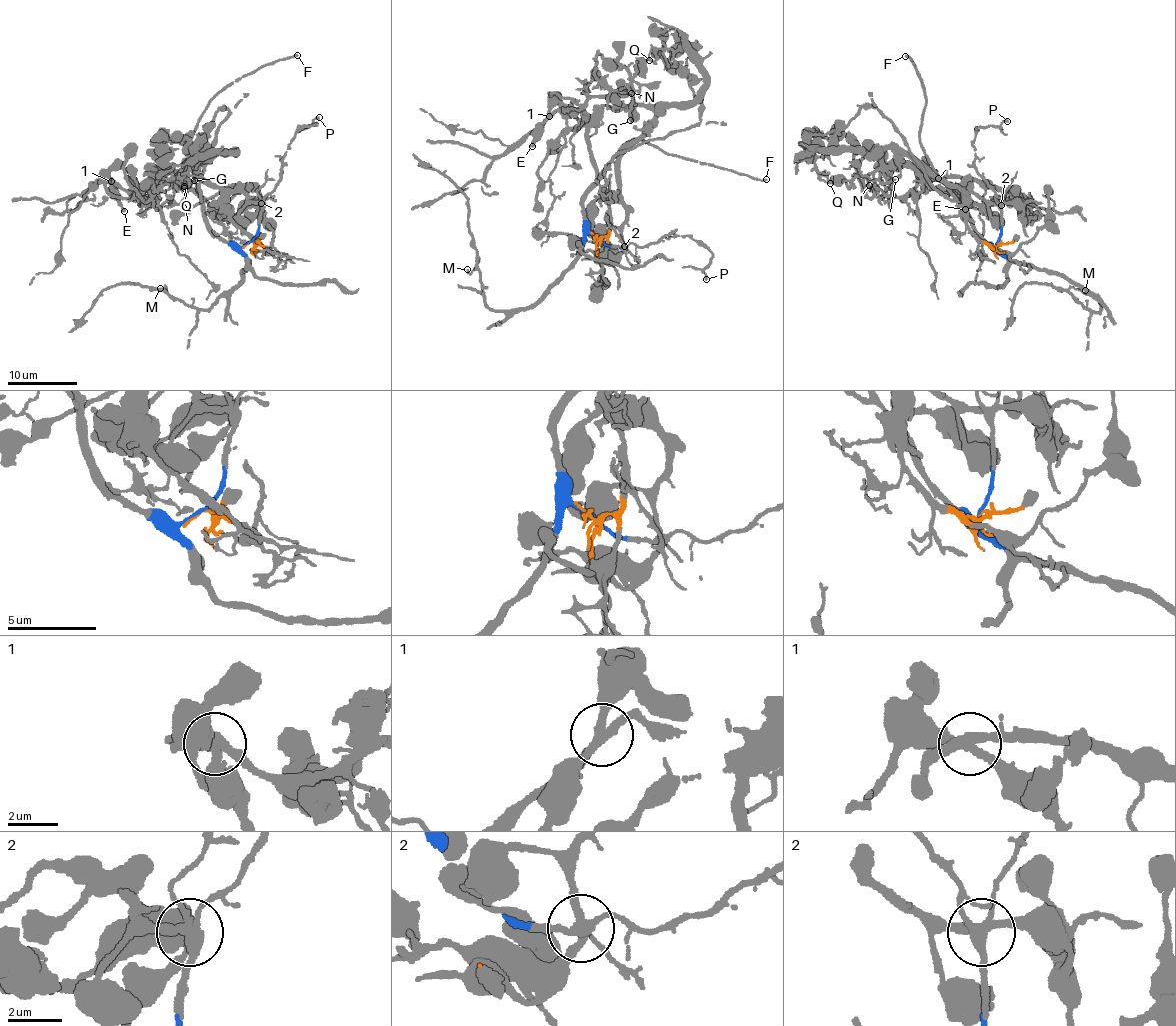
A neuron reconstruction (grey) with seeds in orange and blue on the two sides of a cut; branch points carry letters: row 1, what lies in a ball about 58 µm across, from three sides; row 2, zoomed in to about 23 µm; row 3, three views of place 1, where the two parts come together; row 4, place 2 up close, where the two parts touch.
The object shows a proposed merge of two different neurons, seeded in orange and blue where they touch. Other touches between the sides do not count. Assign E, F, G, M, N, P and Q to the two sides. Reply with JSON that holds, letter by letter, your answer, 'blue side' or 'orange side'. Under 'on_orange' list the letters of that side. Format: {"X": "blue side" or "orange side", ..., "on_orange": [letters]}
{"E": "orange side", "F": "blue side", "G": "orange side", "M": "blue side", "N": "orange side", "P": "blue side", "Q": "orange side", "on_orange": ["E", "G", "N", "Q"]}

